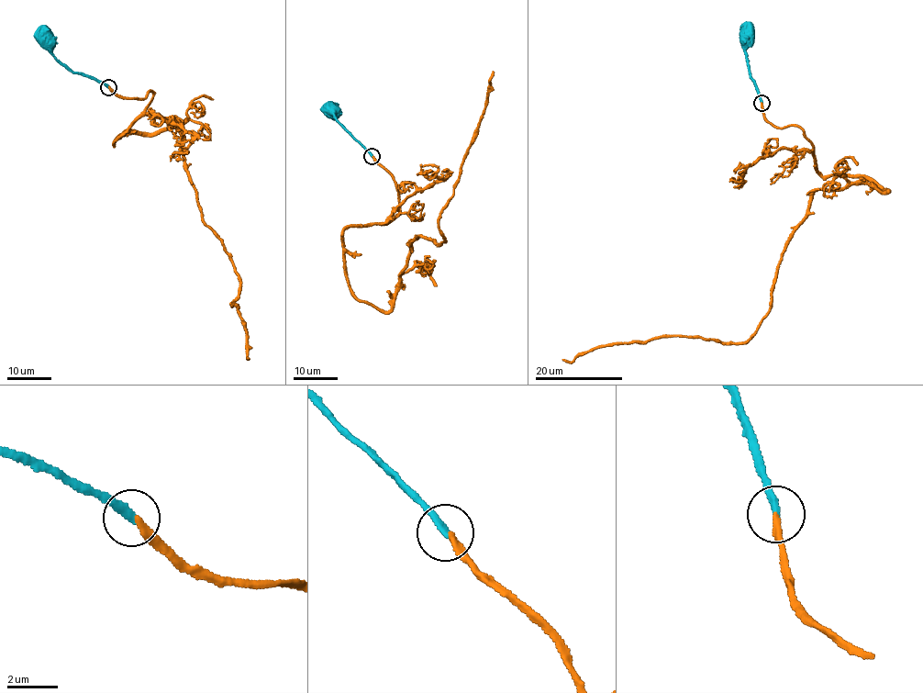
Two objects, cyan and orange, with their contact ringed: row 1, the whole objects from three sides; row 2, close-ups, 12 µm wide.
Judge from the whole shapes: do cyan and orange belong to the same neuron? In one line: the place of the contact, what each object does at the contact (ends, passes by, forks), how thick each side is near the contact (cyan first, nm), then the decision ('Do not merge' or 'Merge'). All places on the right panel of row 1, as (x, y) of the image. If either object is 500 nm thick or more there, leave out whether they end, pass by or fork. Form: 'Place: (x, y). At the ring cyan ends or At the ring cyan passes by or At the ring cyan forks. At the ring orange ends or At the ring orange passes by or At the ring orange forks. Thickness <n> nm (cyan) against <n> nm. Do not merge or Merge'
Place: (761, 103). At the ring cyan ends. At the ring orange ends. Thickness 320 nm (cyan) against 280 nm. Merge

